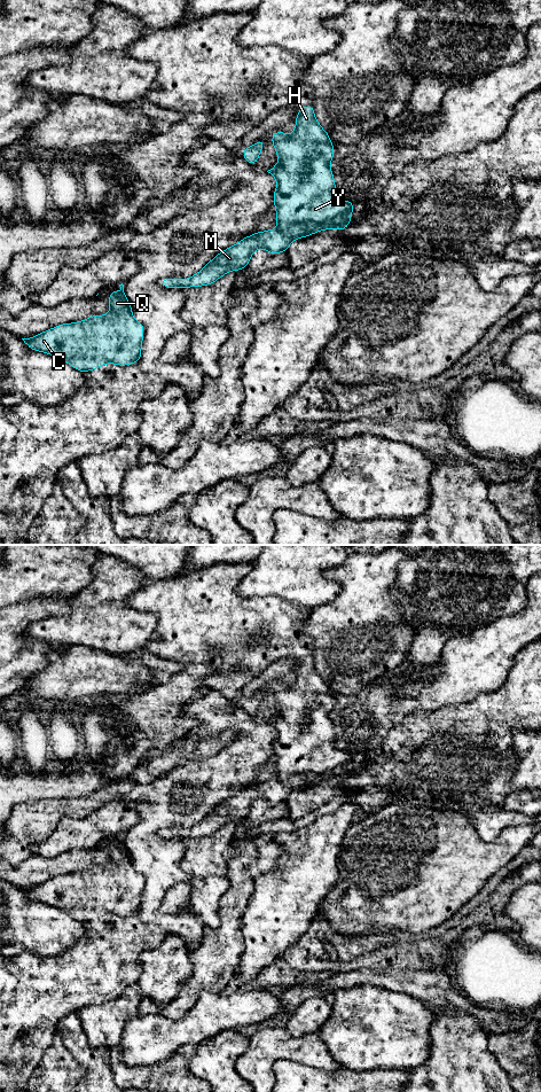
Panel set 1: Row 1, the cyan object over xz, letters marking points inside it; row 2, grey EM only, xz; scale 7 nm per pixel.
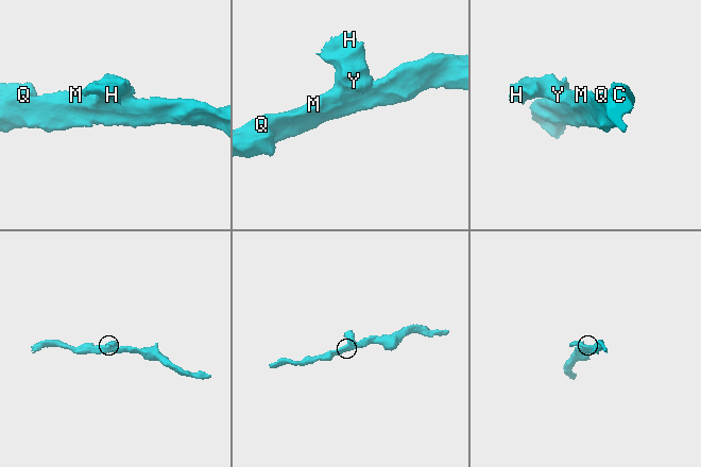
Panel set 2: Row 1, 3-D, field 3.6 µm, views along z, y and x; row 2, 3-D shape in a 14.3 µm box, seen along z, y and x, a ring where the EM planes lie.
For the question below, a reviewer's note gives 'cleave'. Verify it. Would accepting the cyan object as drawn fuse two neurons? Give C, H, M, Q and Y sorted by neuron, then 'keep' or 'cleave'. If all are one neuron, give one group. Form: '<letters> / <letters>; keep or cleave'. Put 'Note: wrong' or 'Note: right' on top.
Note: right
C M Q / H Y; cleave

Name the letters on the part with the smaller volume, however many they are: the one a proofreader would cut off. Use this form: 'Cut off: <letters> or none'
Cut off: H, Y

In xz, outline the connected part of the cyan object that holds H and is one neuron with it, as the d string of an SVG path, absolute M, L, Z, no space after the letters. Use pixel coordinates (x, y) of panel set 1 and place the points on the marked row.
M308 104L296 116L291 135L277 131L272 135L279 164L267 172L277 180L273 194L279 228L314 223L321 231L344 231L352 220L327 226L339 214L352 214L355 205L335 196L336 184L330 170L335 148Z

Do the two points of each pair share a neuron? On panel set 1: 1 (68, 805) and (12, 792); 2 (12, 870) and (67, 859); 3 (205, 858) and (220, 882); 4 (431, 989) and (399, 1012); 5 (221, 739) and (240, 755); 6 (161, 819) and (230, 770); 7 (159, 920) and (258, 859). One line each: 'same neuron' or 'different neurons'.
1: different neurons
2: same neuron
3: same neuron
4: different neurons
5: different neurons
6: same neuron
7: different neurons

